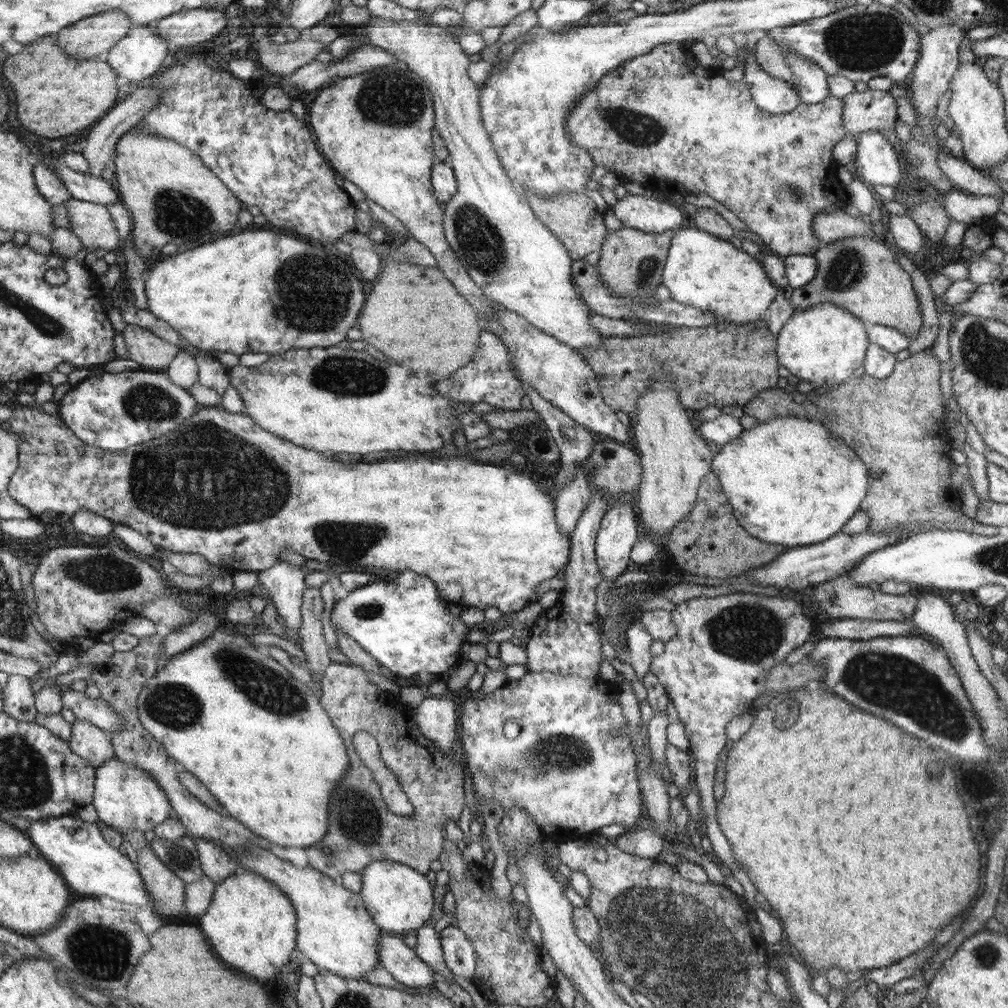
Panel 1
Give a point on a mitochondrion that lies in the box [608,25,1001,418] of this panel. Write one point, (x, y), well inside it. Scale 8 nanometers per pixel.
(847, 268)

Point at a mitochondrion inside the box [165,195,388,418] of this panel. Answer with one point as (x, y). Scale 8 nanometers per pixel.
(312, 295)

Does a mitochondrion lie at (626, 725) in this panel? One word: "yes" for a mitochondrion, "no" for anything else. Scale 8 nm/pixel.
no

